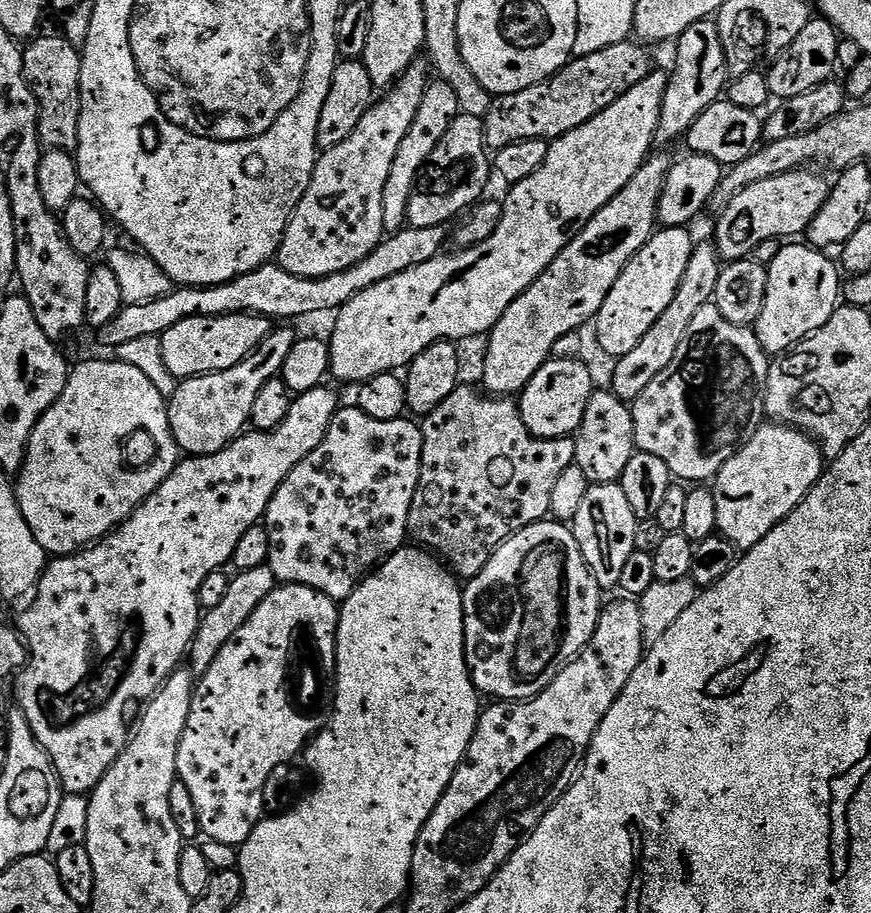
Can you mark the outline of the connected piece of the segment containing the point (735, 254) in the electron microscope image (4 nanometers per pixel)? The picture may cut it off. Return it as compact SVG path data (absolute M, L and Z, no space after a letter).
M812 170L784 172L780 176L766 178L766 182L746 186L746 190L739 192L718 216L720 221L716 224L714 243L720 251L721 261L743 260L751 257L762 242L796 238L799 232L800 235L807 233L810 222L814 222L814 214L822 210L829 191L829 181L815 176Z

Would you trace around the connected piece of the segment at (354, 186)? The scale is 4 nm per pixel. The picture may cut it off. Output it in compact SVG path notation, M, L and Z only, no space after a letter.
M423 62L412 64L381 95L384 97L373 103L346 142L319 153L310 186L293 210L280 243L278 263L290 274L304 279L338 274L362 262L384 240L382 190L386 190L386 178L390 178L398 146L402 146L402 138L414 126L414 114L422 106L422 94L429 83L427 66Z

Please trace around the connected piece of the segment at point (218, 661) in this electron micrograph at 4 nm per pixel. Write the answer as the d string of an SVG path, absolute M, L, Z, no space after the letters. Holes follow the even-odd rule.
M280 584L265 598L262 606L258 606L258 610L254 610L254 614L250 614L246 626L242 626L242 630L238 630L234 634L234 638L230 638L230 642L226 642L226 646L222 646L222 650L218 650L218 658L214 658L214 662L210 664L210 670L206 670L199 677L196 691L192 694L190 718L186 722L186 730L182 734L182 742L178 746L176 775L179 783L184 784L186 790L190 790L190 798L194 798L200 830L207 839L237 846L244 844L246 838L250 838L250 834L265 815L266 778L270 778L270 774L274 774L274 770L278 766L293 761L293 757L295 755L297 757L304 750L312 737L324 727L328 717L332 715L332 702L336 698L334 681L336 678L336 635L339 621L340 610L337 601L331 600L326 594L301 584ZM307 692L312 692L312 696L305 698L303 712L302 709L296 708L296 696L304 696Z

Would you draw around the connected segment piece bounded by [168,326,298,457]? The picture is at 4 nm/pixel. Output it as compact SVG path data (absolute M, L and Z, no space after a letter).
M273 327L265 340L254 349L245 360L238 362L230 370L208 372L205 376L189 376L181 379L176 386L176 392L168 400L168 421L170 430L174 434L176 444L181 453L189 457L209 456L218 454L232 440L238 437L249 427L254 410L254 398L258 398L258 390L266 386L266 382L277 379L286 362L286 354L290 354L290 346L298 339L298 332L292 328Z

